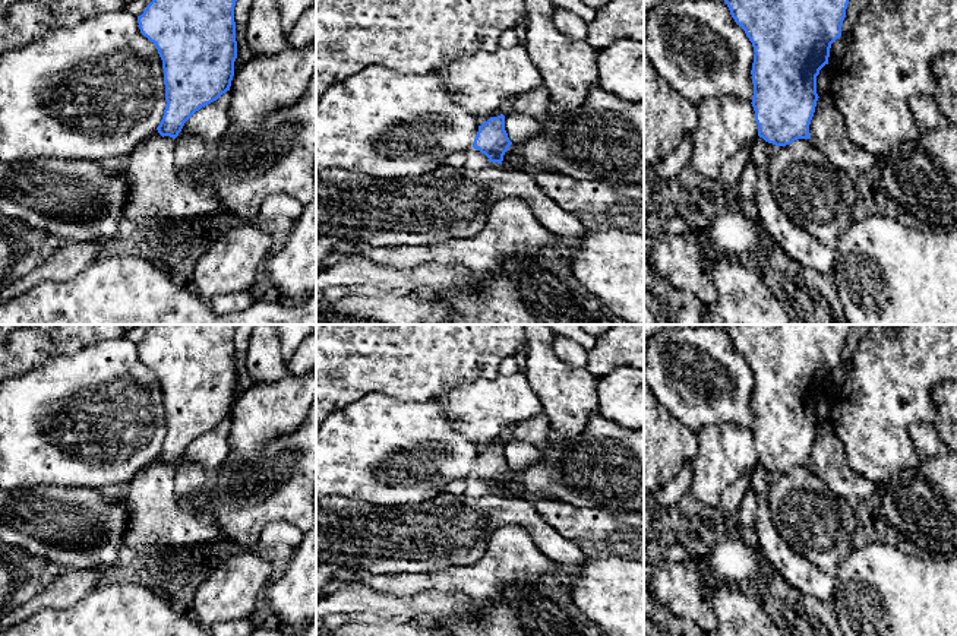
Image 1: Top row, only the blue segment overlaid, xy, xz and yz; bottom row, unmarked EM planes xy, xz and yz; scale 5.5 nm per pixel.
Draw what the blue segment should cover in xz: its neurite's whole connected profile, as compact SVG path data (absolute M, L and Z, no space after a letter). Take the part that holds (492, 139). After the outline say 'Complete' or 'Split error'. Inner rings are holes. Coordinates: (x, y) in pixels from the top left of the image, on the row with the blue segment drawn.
M500 114L478 126L473 148L484 154L490 162L502 164L511 145L512 142L505 130L505 116Z. Complete

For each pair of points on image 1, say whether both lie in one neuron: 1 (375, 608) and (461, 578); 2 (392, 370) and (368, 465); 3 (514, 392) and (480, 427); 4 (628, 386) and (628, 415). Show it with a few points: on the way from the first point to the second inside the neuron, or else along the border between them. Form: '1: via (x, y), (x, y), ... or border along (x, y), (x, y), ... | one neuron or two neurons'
1: border along (457, 589), (482, 604) | two neurons
2: border along (420, 399), (394, 399), (370, 392), (353, 402) | two neurons
3: via (505, 401), (488, 418) | one neuron
4: via (628, 394), (628, 408) | one neuron

